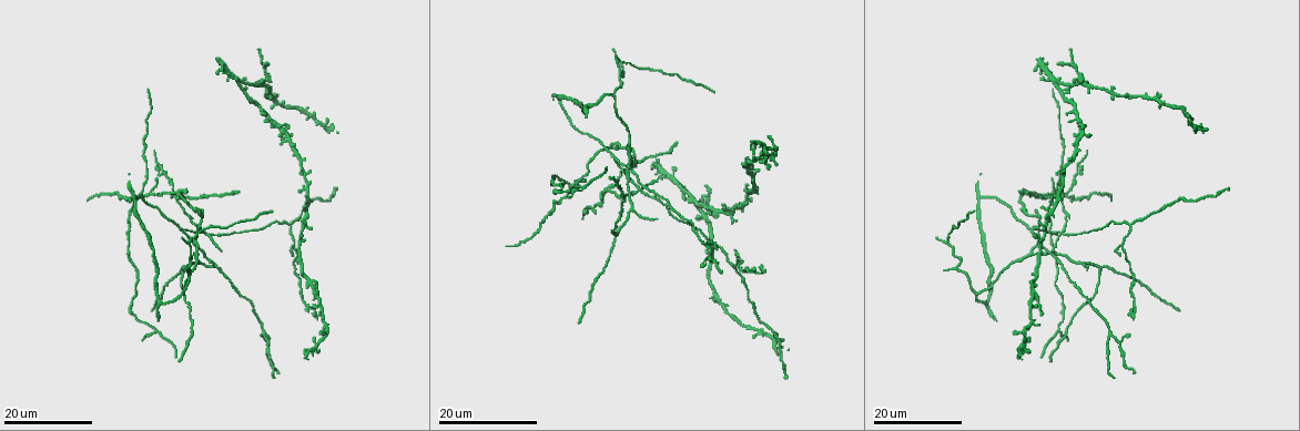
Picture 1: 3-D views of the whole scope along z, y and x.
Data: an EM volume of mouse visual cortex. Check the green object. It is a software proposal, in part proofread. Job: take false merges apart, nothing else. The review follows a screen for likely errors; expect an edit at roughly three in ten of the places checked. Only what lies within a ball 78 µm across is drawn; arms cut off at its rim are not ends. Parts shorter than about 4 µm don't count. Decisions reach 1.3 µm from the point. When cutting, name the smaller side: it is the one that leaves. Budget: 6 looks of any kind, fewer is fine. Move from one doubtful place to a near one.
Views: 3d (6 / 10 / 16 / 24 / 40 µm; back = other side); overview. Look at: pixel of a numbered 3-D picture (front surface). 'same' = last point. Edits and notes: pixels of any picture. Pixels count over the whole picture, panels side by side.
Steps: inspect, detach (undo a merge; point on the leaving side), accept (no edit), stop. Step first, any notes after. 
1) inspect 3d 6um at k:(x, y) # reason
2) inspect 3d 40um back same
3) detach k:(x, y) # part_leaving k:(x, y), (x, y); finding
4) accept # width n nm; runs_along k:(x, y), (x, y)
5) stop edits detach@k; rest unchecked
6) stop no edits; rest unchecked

inspect 3d 24um at 1:(1136, 308)

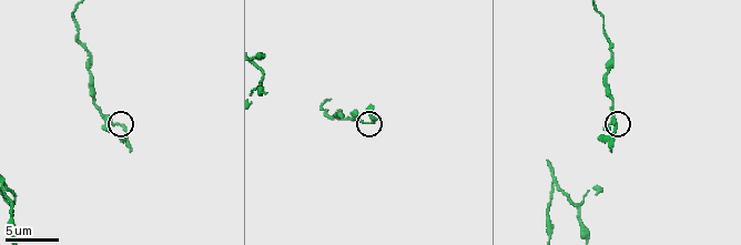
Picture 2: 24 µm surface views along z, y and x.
inspect 3d 6um at 2:(616, 124) # closer look

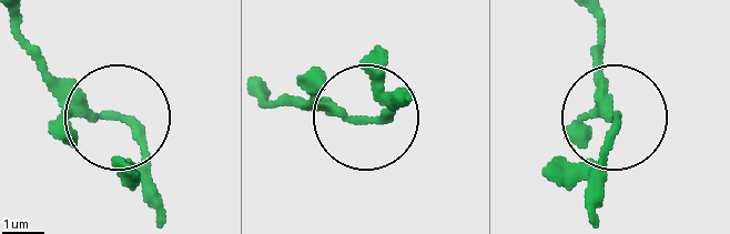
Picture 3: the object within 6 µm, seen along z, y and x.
accept # width 170 nm; runs_along 3:(13, 12), (34, 56), (120, 119), (159, 200); continuous, no second neuron

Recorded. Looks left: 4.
inspect 3d 16um at 1:(196, 239) # looks like a crossing

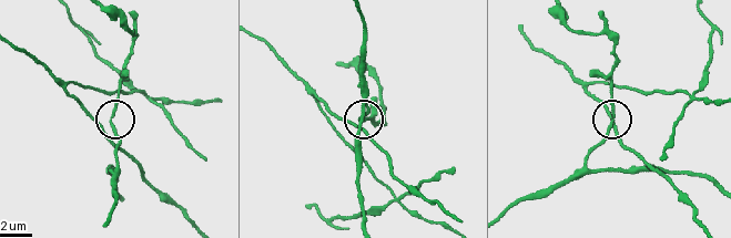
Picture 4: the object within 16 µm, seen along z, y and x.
inspect 3d 6um at 4:(609, 125)

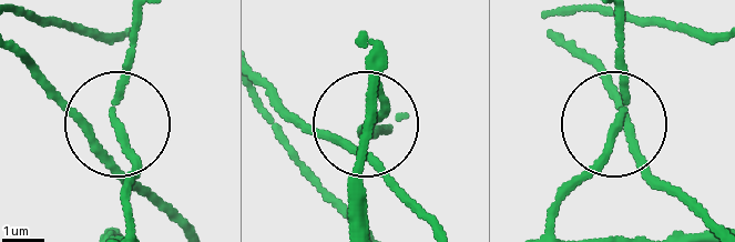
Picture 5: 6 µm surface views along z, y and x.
inspect 3d 6um back at 5:(116, 122)

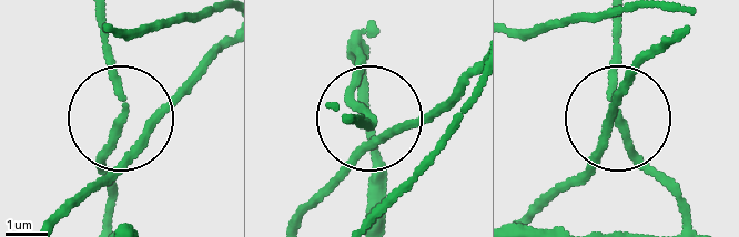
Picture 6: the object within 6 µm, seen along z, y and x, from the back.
accept # arms 4; runs_along 6:(223, 49), (149, 123), (121, 126), (107, 204); one neuron here

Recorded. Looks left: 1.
inspect 3d 10um at 2:(553, 185) # arms part here

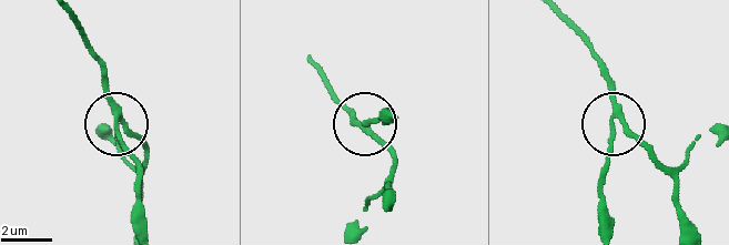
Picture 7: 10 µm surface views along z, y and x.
accept # runs_along 7:(562, 23), (595, 61), (613, 99), (613, 150), (599, 198); one neuron here

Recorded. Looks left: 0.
stop no edits; rest unchecked

